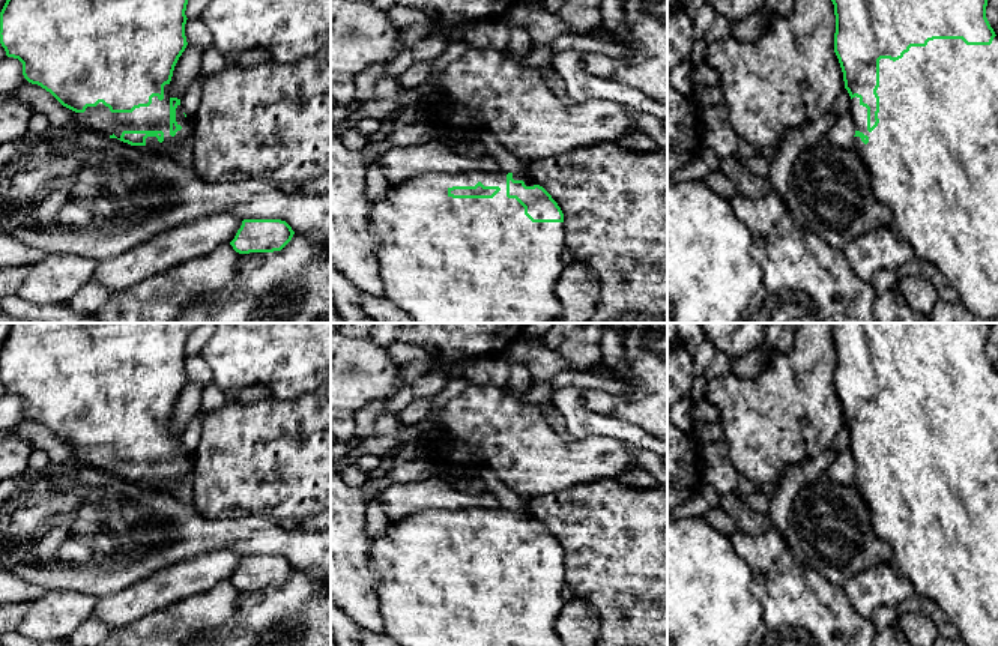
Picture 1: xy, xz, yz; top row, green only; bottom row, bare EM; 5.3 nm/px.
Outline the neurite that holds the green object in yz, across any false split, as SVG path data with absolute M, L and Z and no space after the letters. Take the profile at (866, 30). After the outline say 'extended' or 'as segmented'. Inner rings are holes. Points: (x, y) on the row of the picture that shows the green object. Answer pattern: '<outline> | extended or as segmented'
M987 0L831 2L836 15L834 53L851 96L849 114L855 125L854 147L867 165L875 195L891 210L891 227L911 245L914 255L932 263L950 281L969 312L998 323L998 36L986 18Z | extended

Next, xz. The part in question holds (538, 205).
M433 171L421 174L391 185L389 191L373 203L370 224L377 242L379 273L385 285L385 297L415 323L558 323L562 314L555 287L565 267L561 258L565 248L564 213L552 195L528 173L463 171L449 174Z | extended

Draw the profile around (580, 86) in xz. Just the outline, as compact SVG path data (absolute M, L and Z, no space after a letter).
M568 50L553 54L552 66L556 69L556 75L565 81L567 93L576 104L606 98L624 107L648 113L660 120L667 120L667 104L655 101L633 87L588 74L577 51Z

